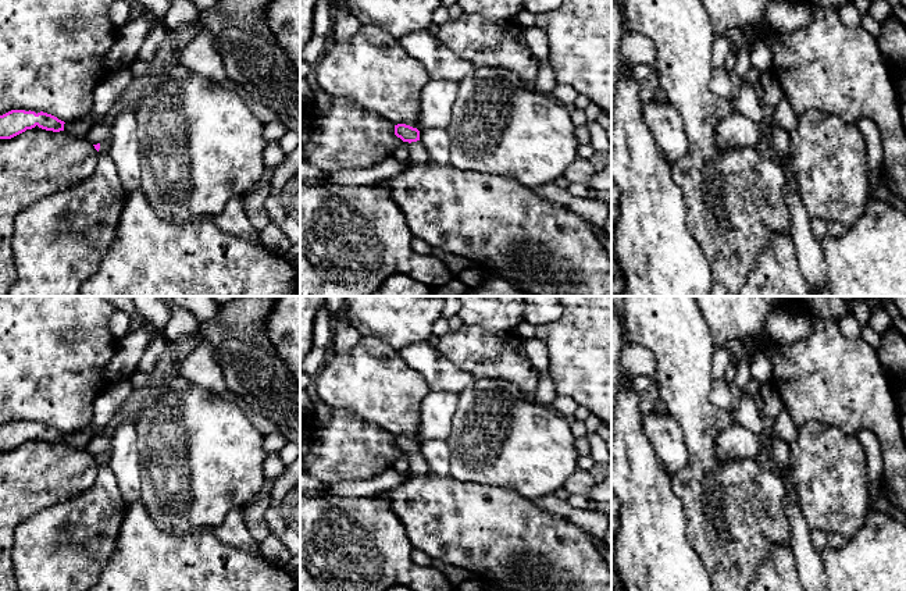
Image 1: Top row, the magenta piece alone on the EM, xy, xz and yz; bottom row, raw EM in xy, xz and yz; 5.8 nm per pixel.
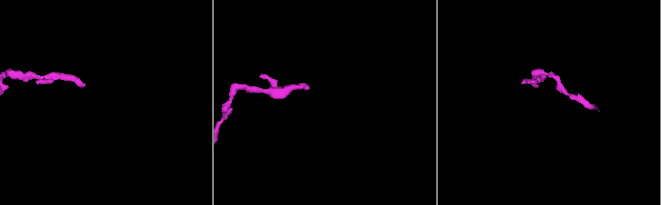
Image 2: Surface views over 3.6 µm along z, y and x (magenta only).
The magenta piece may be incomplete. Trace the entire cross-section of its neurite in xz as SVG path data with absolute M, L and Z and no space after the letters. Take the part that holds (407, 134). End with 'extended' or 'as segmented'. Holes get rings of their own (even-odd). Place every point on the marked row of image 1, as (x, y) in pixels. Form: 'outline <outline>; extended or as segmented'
outline M406 124L395 125L395 135L403 142L409 142L409 161L411 164L431 163L425 146L420 142L420 131Z; extended

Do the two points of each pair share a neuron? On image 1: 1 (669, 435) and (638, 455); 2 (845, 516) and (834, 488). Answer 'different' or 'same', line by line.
1: different
2: same

